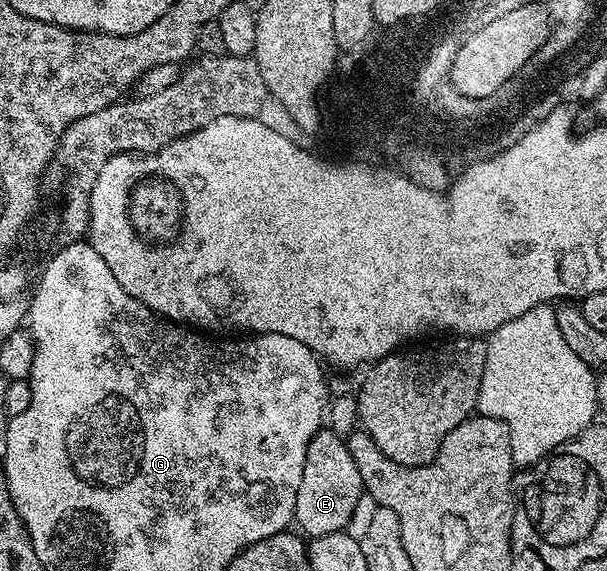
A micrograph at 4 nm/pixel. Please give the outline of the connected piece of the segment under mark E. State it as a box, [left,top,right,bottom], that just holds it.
[295,429,364,538]

